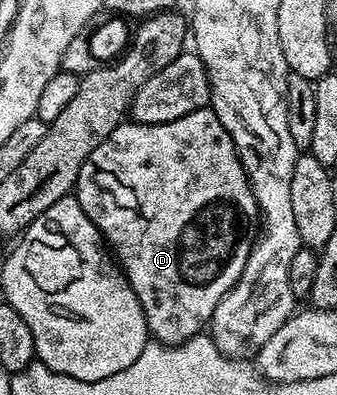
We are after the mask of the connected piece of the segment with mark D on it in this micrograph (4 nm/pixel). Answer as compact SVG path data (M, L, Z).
M213 109L193 110L188 116L180 116L180 120L172 120L168 124L140 124L133 120L127 120L116 127L112 136L84 160L84 164L78 173L76 197L80 208L96 224L103 239L108 243L113 257L126 275L132 292L136 292L136 300L140 300L140 308L144 308L146 323L150 329L150 338L156 342L162 342L165 346L178 346L181 342L187 342L189 338L203 333L204 327L209 323L210 317L216 312L216 304L224 300L224 296L234 287L236 280L244 272L244 264L248 260L250 250L256 241L256 227L260 222L260 211L256 204L256 196L250 187L250 178L244 172L242 161L234 147L232 136L220 124Z

